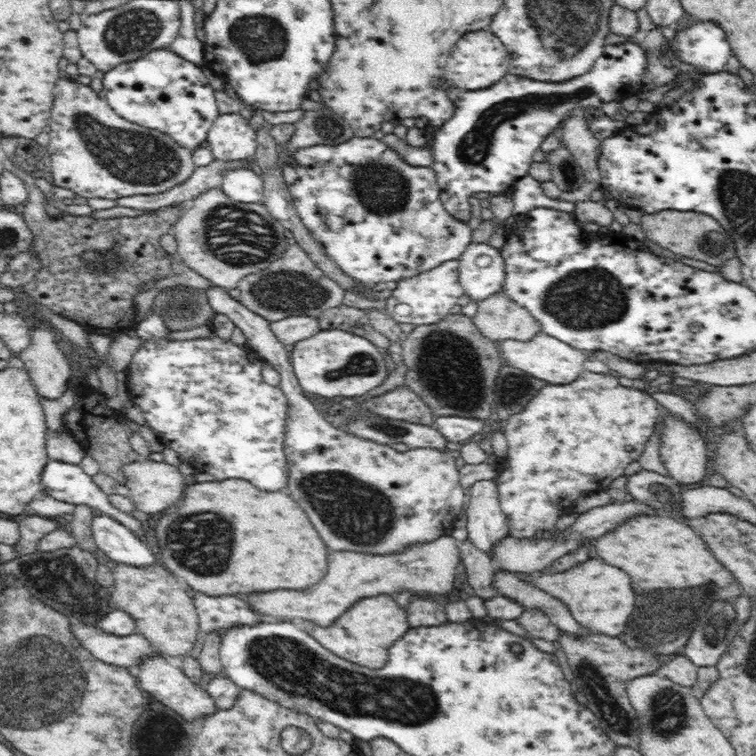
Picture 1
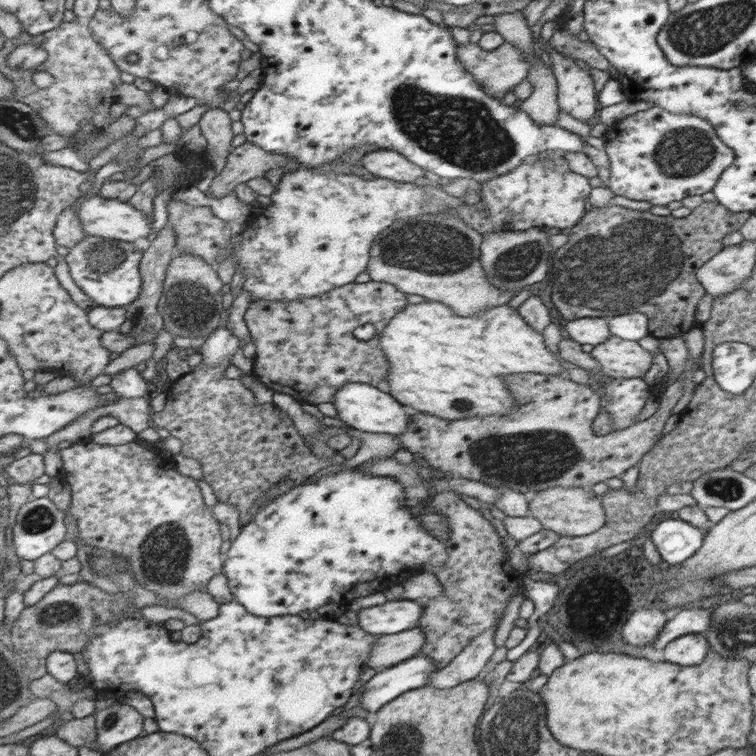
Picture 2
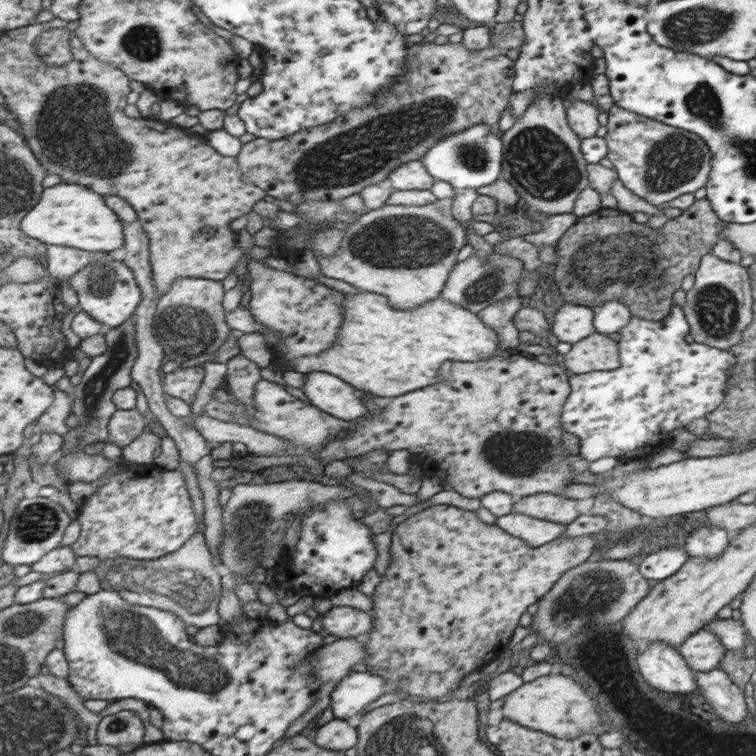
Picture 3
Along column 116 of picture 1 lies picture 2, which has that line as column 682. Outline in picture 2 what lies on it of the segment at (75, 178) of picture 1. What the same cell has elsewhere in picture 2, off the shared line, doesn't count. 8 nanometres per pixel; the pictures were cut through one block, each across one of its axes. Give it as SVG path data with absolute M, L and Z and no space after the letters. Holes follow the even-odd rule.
M654 105L622 118L604 132L603 139L603 150L609 161L610 173L605 185L609 193L612 196L625 196L629 200L643 200L653 206L664 206L686 196L701 195L713 190L722 172L734 160L733 150L722 143L713 125L705 117L667 112Z

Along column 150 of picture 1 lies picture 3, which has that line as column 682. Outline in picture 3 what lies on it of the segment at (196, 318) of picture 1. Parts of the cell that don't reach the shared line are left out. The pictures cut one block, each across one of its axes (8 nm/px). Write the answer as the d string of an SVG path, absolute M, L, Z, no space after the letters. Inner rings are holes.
M711 253L702 256L699 268L694 272L694 282L689 290L685 291L682 312L690 324L690 335L692 343L707 344L712 348L726 350L739 343L742 332L752 321L752 292L747 268L741 267L739 263L729 263L715 257Z

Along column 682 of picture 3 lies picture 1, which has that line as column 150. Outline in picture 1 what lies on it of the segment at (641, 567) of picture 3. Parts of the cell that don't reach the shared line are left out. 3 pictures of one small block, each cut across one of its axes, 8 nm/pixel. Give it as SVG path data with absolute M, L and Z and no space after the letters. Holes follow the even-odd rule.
M106 515L92 518L92 532L97 547L107 558L132 566L148 566L159 560L152 546L142 543L132 531Z

